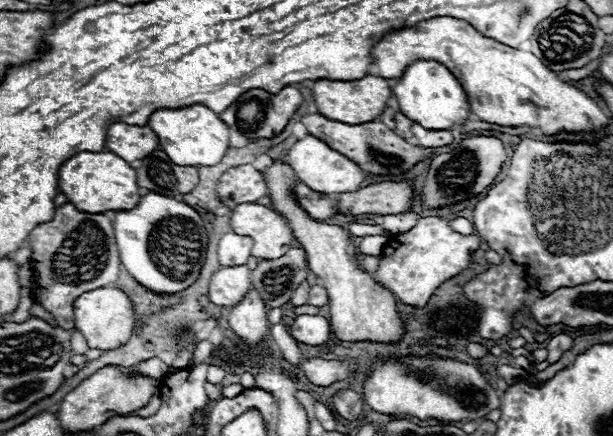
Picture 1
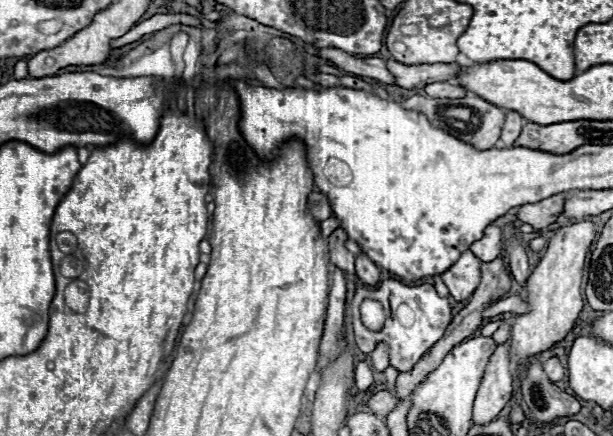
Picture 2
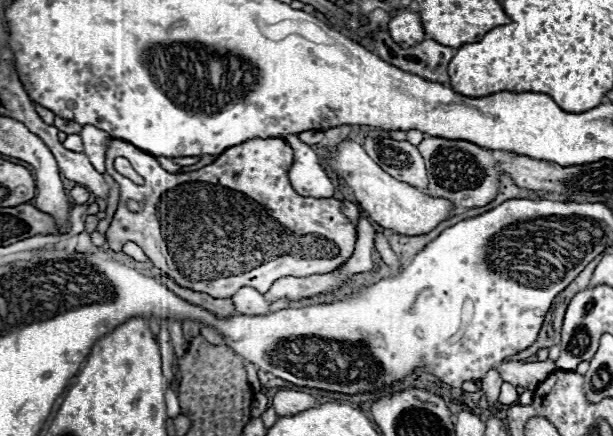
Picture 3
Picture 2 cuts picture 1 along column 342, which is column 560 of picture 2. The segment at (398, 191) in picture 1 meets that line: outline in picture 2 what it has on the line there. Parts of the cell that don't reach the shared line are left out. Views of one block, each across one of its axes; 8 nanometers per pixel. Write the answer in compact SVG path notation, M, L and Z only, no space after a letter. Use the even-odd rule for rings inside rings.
M562 192L534 204L524 204L518 210L518 220L530 224L534 230L542 230L550 226L564 212L564 200L566 200L566 194Z

